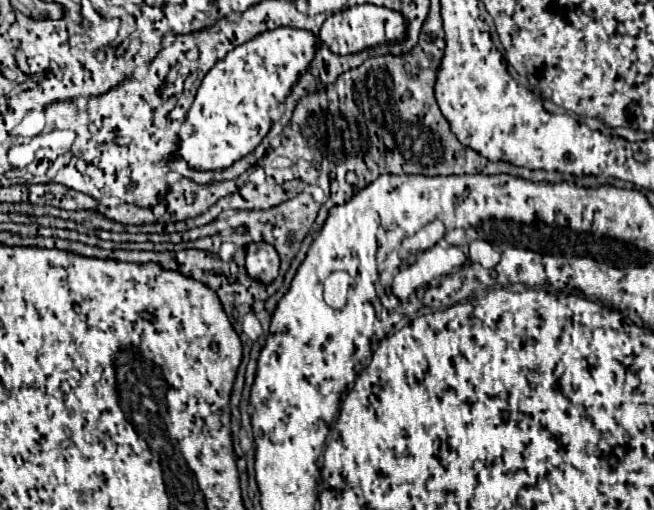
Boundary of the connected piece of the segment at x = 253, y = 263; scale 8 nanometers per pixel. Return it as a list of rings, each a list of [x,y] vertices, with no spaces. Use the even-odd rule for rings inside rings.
[[[254,242],[246,248],[246,270],[250,278],[262,284],[270,284],[278,276],[278,268],[280,258],[270,244]]]

